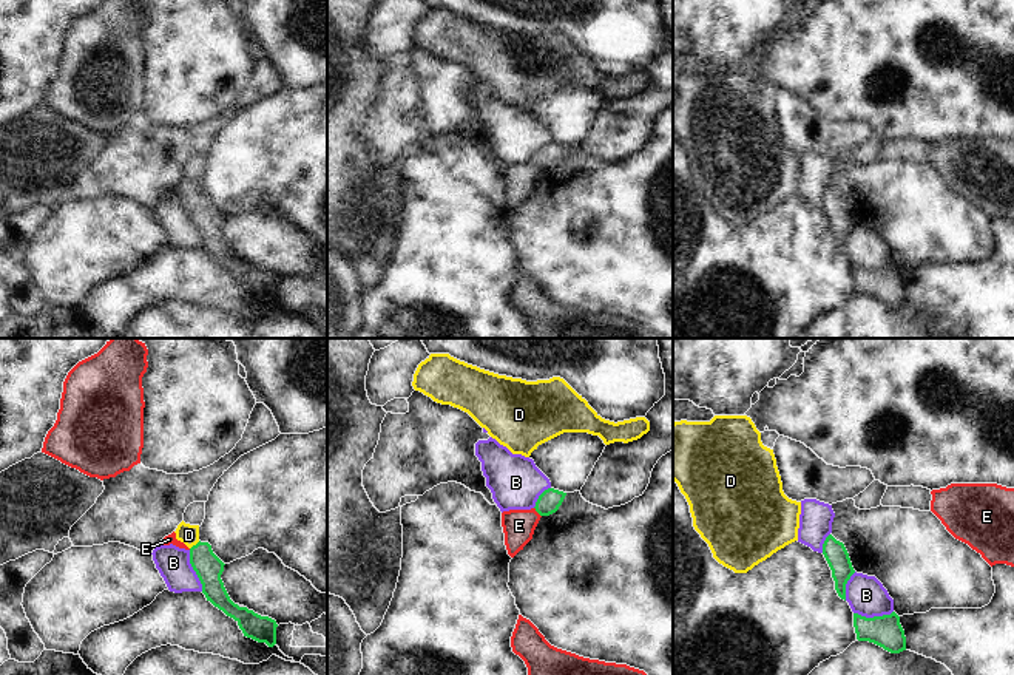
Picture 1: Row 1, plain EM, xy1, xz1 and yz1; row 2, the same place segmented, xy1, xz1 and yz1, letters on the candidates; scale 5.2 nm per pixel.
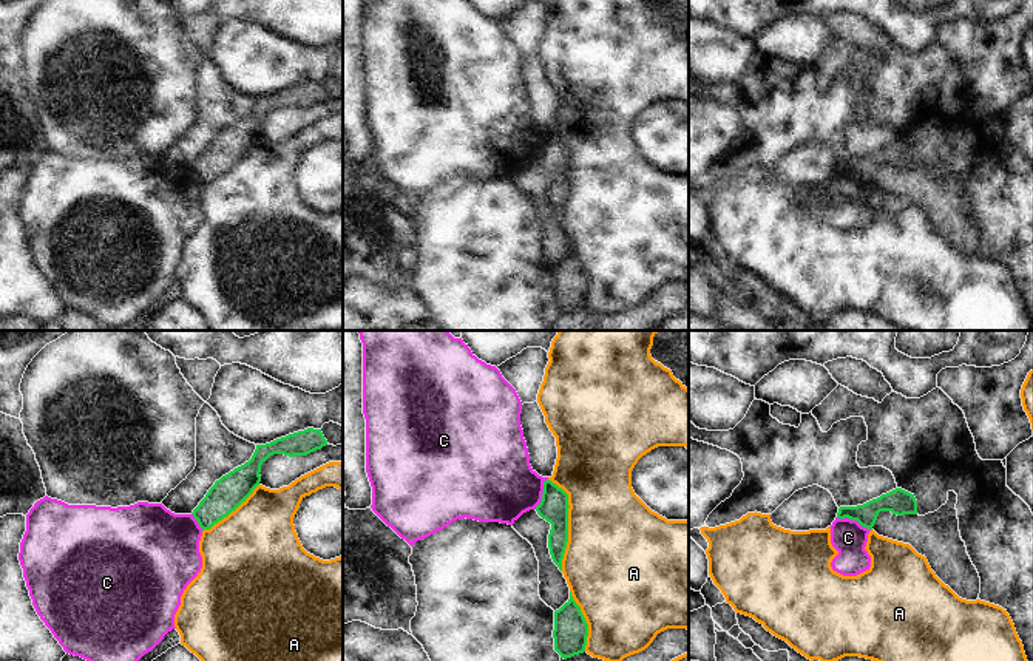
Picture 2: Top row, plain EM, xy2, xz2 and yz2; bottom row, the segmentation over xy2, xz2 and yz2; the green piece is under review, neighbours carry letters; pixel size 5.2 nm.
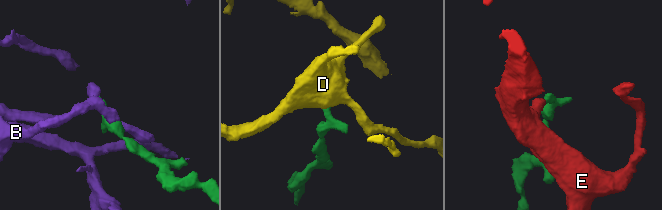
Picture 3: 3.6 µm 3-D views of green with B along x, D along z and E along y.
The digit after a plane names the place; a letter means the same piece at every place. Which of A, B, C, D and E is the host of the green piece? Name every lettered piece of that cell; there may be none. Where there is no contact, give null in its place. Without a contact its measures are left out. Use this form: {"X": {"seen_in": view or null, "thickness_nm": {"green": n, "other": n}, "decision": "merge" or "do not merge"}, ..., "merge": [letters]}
{"A": {"seen_in": "xz2", "thickness_nm": {"green": 150, "other": 480}, "decision": "do not merge"}, "B": {"seen_in": "xy1", "thickness_nm": {"green": 150, "other": 170}, "decision": "do not merge"}, "C": {"seen_in": "yz2", "thickness_nm": {"green": 130, "other": 180}, "decision": "do not merge"}, "D": {"seen_in": "xy1", "thickness_nm": {"green": 150, "other": 100}, "decision": "merge"}, "E": {"seen_in": "xz1", "thickness_nm": {"green": 120, "other": 170}, "decision": "do not merge"}, "merge": ["D"]}

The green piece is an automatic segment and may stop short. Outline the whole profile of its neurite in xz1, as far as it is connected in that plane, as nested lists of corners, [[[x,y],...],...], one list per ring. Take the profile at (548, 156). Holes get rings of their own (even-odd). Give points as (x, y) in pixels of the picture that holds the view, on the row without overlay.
[[[548,142],[539,150],[534,162],[540,170],[549,170],[559,164],[565,150],[563,145]]]

